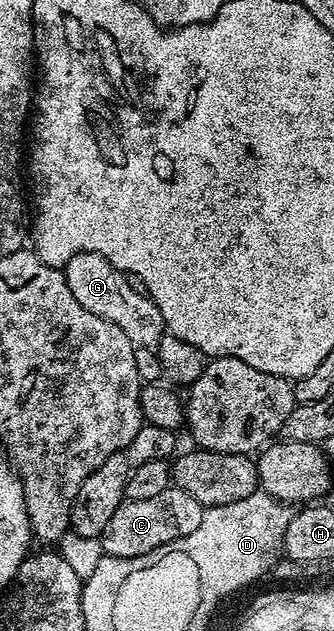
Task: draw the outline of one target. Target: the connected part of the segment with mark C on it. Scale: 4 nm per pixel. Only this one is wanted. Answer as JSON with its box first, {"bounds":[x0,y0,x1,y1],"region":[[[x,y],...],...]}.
{"bounds":[99,487,205,562],"region":[[[168,487],[161,495],[152,496],[151,499],[124,500],[121,502],[119,511],[115,511],[115,515],[111,515],[111,523],[107,523],[107,527],[101,532],[99,540],[102,554],[136,562],[140,559],[139,557],[145,557],[148,553],[156,554],[174,543],[184,541],[187,535],[191,535],[191,531],[195,531],[195,527],[199,527],[204,514],[205,509],[199,502],[196,502],[186,491],[176,487]]]}

